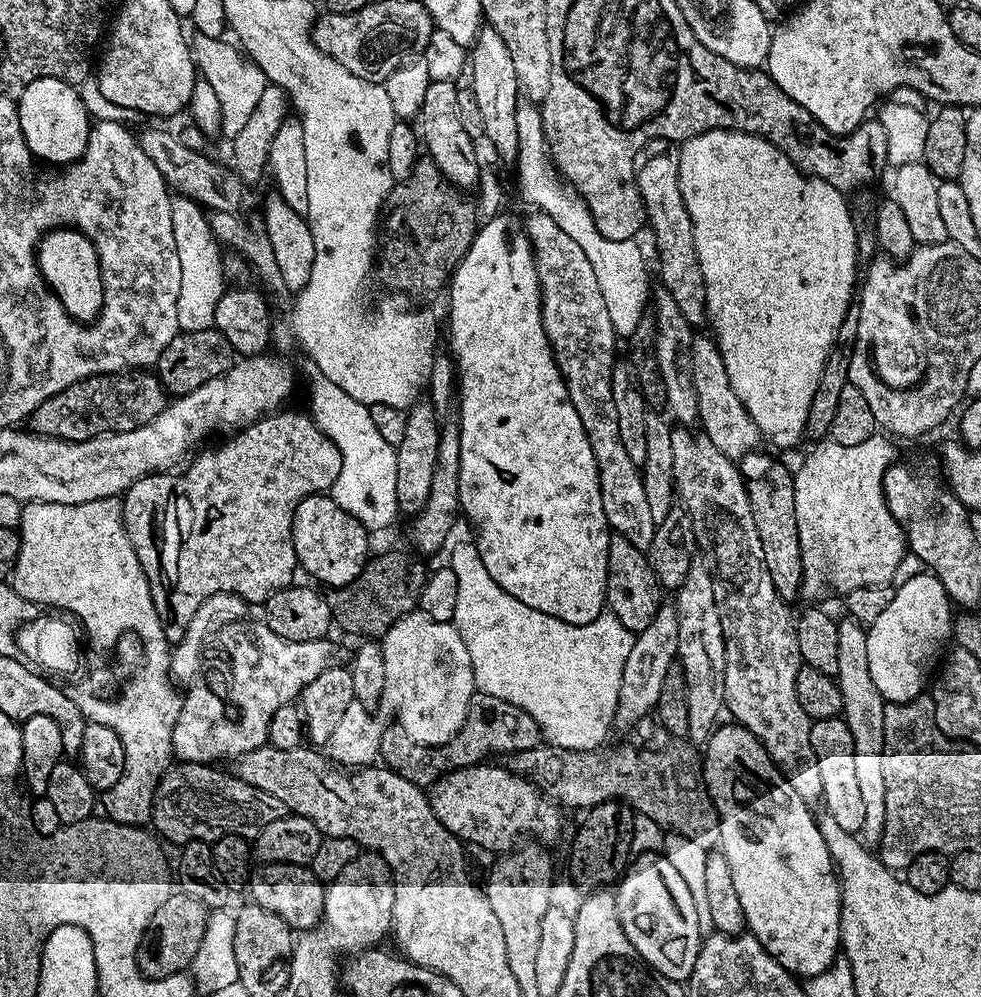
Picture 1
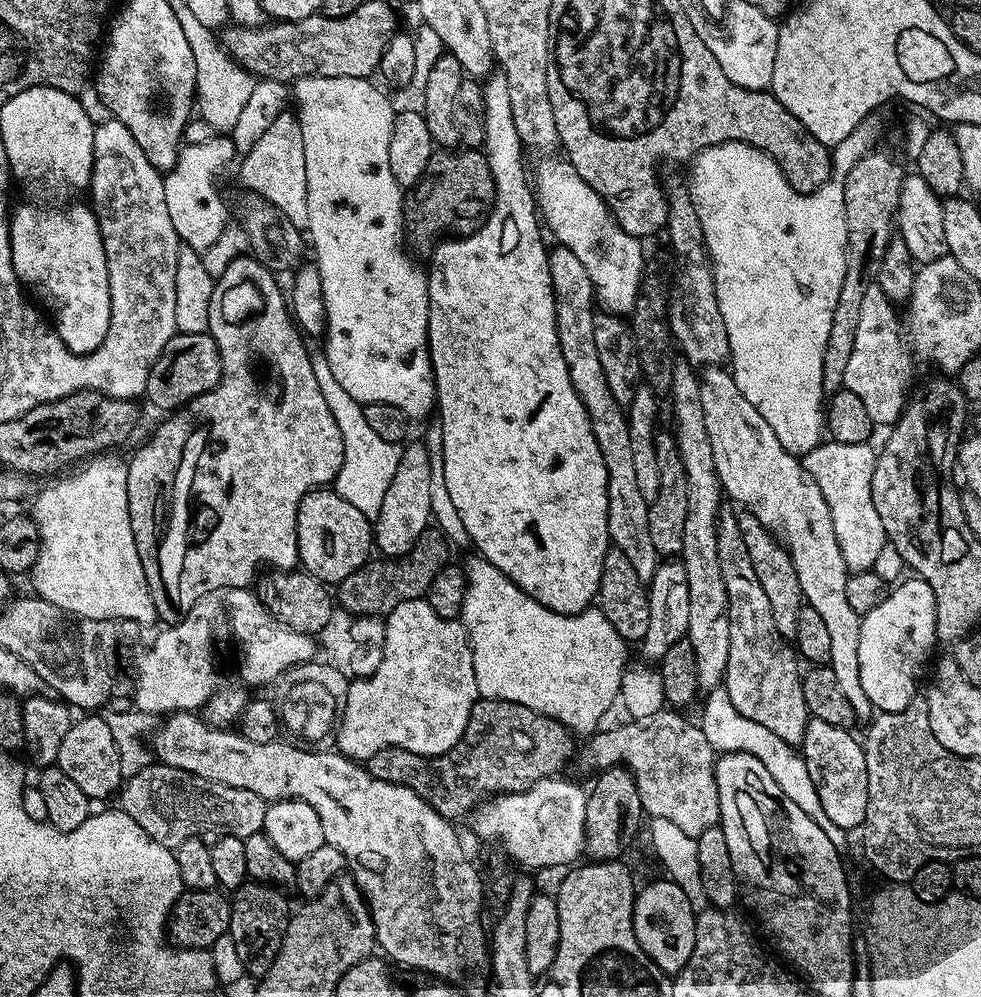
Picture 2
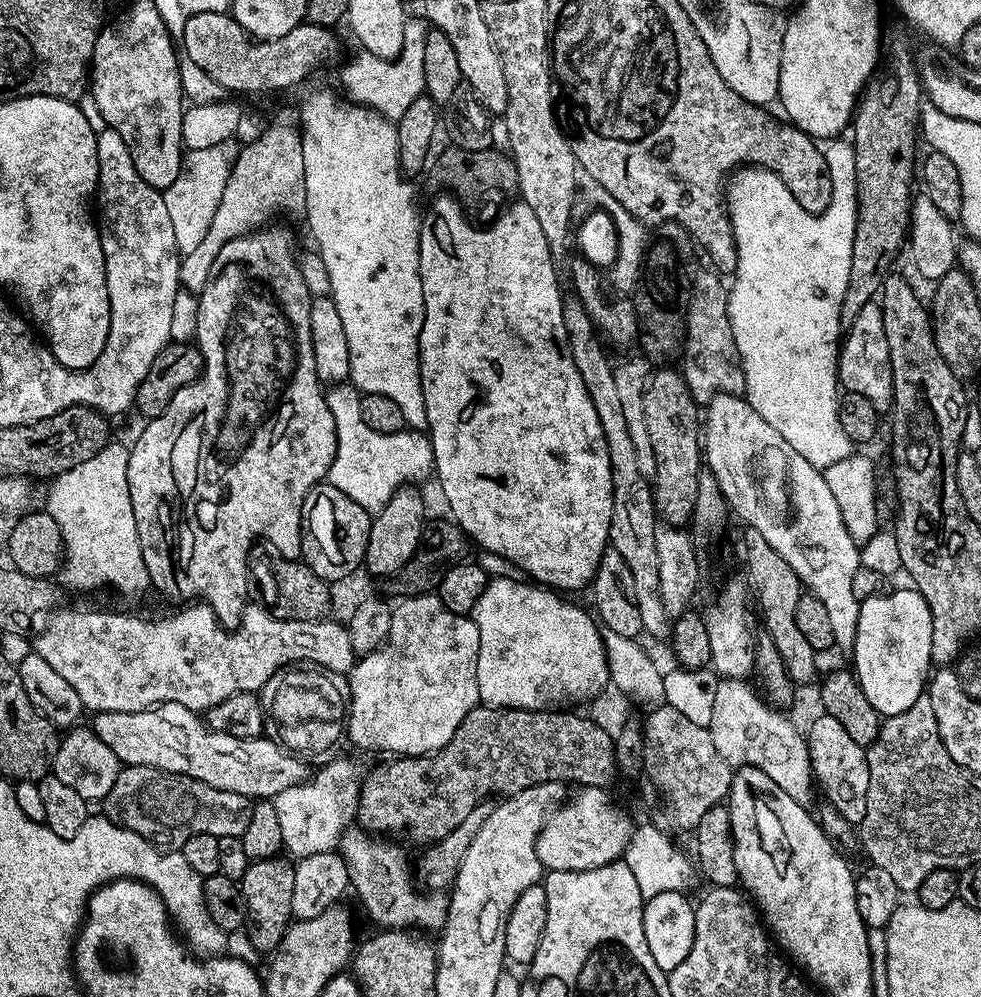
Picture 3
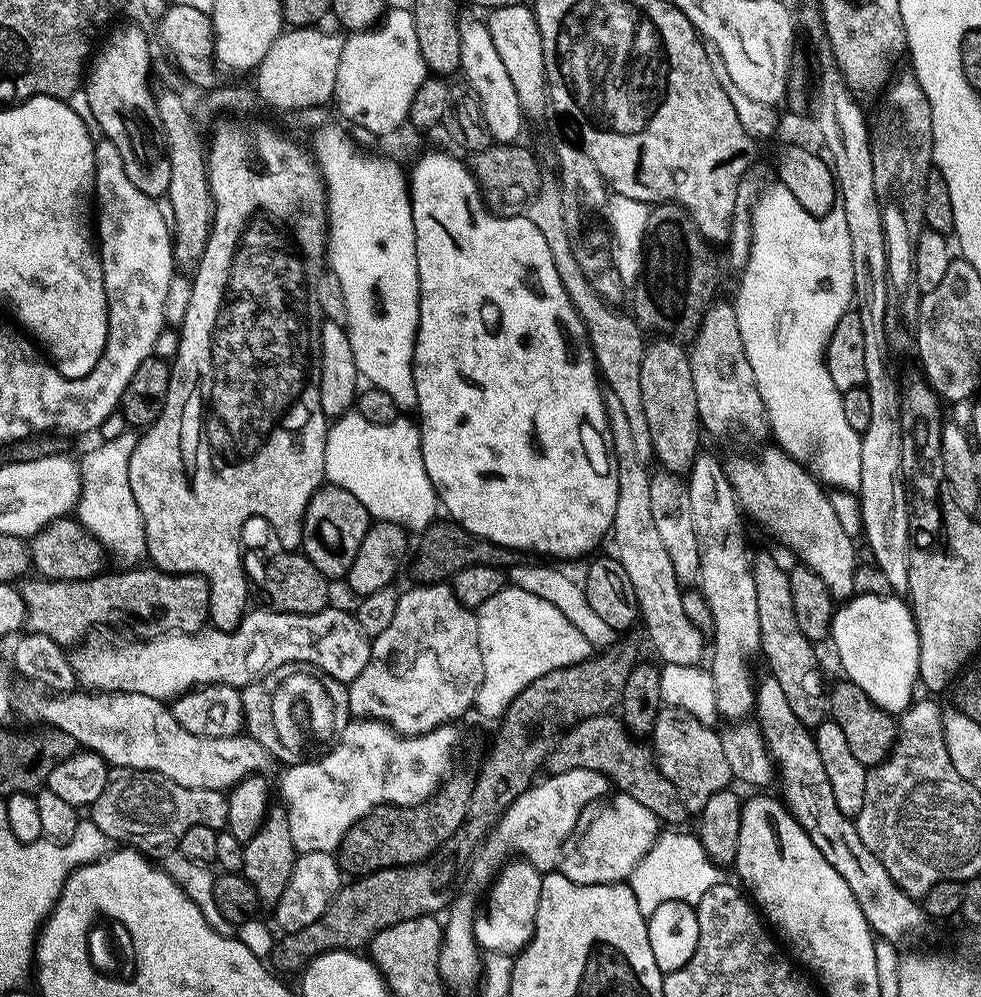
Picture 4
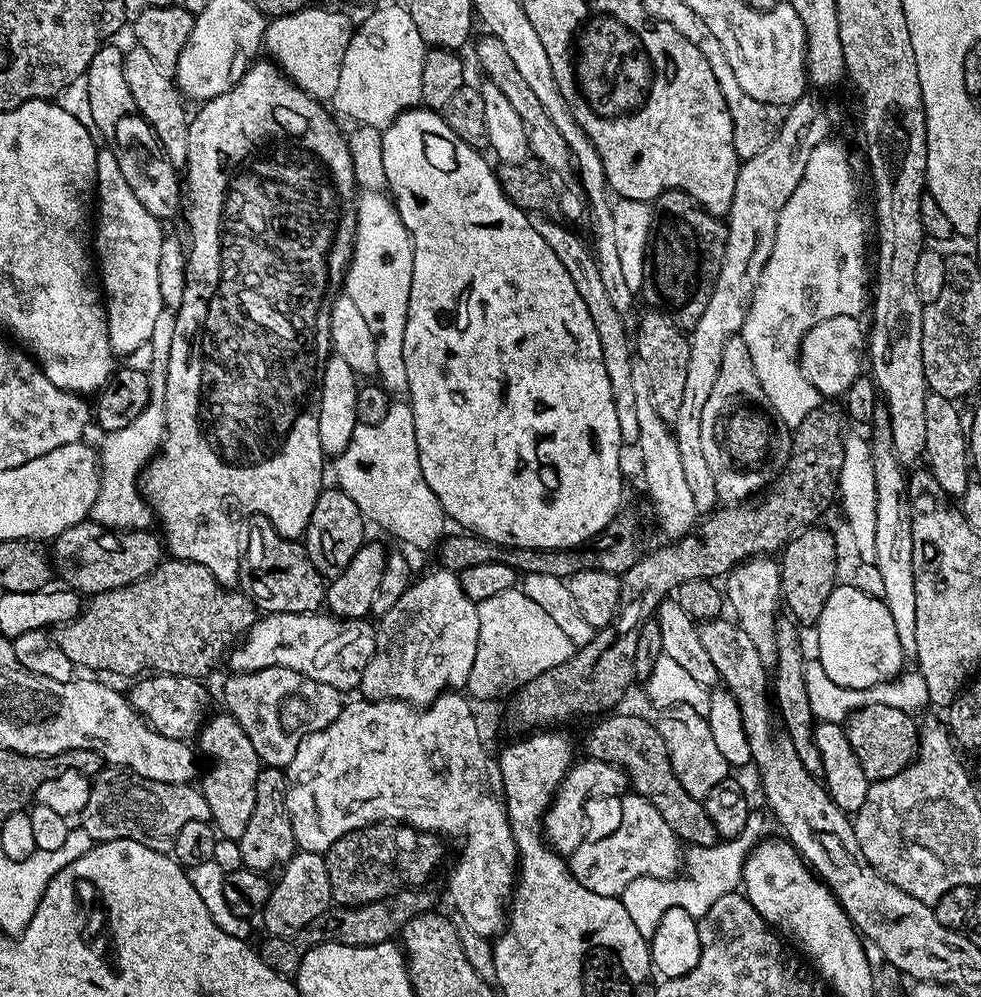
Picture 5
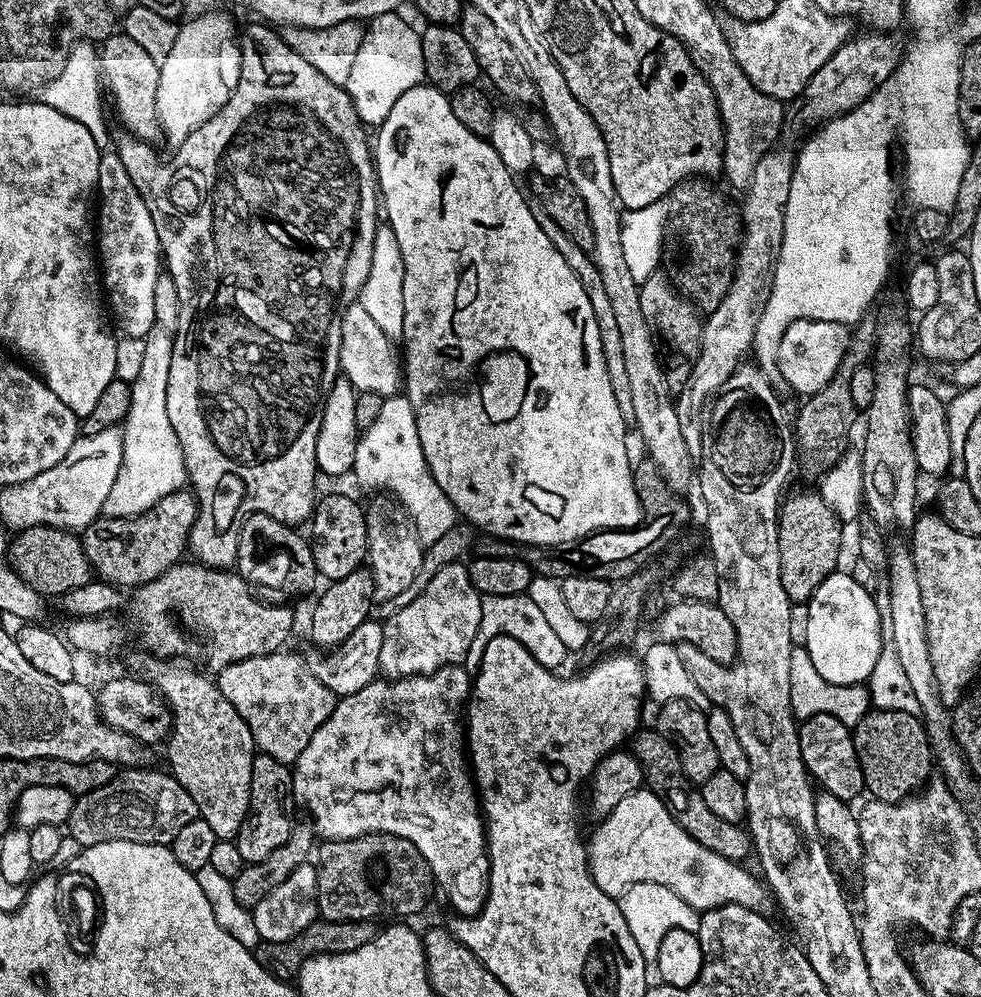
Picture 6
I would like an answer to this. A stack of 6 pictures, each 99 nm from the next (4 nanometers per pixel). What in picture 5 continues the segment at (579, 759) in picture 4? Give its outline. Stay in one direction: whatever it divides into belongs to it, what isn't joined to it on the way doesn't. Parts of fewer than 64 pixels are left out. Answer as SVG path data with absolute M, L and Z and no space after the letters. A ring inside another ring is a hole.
M608 714L595 721L597 724L593 726L592 733L588 736L587 755L591 759L610 762L622 769L628 776L631 791L652 803L654 810L658 810L658 814L666 818L666 826L674 830L677 840L688 846L714 847L718 843L715 826L707 816L703 803L686 794L686 790L682 790L682 782L678 782L674 774L674 766L670 766L670 754L666 750L666 742L662 742L662 734L658 734L655 723L651 719L643 720L640 716L612 715L616 714Z

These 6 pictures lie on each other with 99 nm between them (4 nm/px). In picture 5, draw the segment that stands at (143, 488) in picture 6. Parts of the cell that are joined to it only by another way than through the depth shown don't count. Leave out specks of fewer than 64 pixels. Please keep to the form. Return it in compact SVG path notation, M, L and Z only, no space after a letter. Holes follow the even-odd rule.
M165 310L154 321L154 334L151 341L154 348L152 369L148 372L148 381L152 384L152 399L148 408L122 430L114 430L103 437L104 445L99 445L100 489L98 498L92 507L91 519L113 530L144 530L153 523L154 513L148 507L142 495L142 469L153 456L159 453L166 435L166 418L164 417L164 383L168 370L170 342L174 342L176 313Z

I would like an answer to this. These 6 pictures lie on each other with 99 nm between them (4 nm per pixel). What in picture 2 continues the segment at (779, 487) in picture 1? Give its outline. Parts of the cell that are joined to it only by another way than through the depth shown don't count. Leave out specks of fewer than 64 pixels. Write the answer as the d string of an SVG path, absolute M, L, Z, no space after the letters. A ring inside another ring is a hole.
M751 514L739 517L740 533L744 536L746 550L750 554L750 562L754 562L754 574L758 574L758 583L770 602L770 614L774 614L774 626L783 634L784 639L795 641L798 634L798 614L805 607L802 586L798 586L798 570L790 558L788 549L768 528Z

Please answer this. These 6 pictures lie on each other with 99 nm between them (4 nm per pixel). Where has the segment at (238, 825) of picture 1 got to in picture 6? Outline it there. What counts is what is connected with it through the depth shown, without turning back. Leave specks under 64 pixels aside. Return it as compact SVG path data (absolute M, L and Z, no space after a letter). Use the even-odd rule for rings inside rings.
M140 767L121 771L114 779L105 780L102 786L83 793L73 803L66 832L79 842L81 848L115 840L171 845L178 830L182 830L186 822L197 819L194 798L171 774L167 771L147 772Z

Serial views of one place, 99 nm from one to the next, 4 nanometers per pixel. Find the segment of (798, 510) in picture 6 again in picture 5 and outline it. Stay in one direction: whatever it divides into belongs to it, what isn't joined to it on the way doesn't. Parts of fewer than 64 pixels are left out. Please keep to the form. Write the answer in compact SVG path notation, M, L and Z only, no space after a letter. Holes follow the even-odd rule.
M813 526L804 529L785 546L779 553L778 563L780 566L780 594L785 609L789 608L791 619L801 625L815 625L816 620L822 614L822 606L826 606L826 598L836 589L838 577L836 577L836 540L821 526Z

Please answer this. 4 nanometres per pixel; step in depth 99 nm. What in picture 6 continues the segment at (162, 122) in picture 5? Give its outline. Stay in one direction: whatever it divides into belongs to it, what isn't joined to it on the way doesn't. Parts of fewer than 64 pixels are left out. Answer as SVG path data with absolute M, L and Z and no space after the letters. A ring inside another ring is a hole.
M113 34L103 41L98 52L98 63L103 83L112 87L112 100L116 103L116 112L120 115L122 123L128 127L129 133L140 138L148 135L158 128L156 118L156 99L158 98L158 78L160 66L158 61L150 58L134 38L123 34Z

